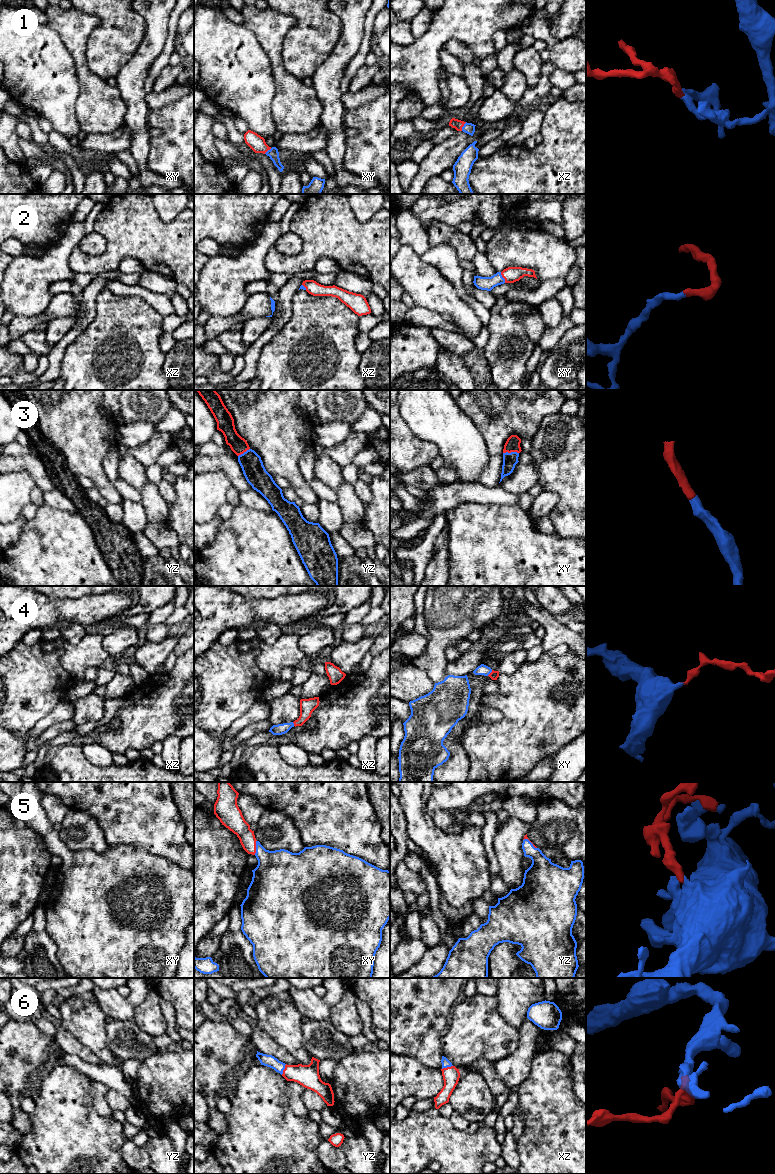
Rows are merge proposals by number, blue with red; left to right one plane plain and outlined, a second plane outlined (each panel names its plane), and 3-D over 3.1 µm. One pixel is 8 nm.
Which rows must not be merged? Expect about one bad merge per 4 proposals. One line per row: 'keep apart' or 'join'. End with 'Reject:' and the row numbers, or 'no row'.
1: join
2: join
3: join
4: join
5: join
6: join
Reject: no row

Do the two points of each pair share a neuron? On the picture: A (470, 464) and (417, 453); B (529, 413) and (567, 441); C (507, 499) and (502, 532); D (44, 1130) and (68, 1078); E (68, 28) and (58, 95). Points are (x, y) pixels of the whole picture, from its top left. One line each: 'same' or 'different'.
A: different
B: different
C: different
D: same
E: different

